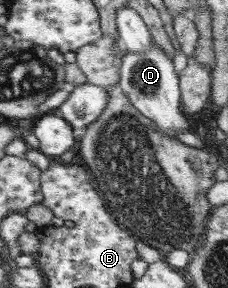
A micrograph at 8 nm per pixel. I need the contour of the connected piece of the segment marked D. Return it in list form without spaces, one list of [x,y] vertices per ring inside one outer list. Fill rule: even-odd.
[[[154,40],[147,51],[135,53],[127,50],[127,54],[123,60],[121,88],[136,108],[151,118],[165,135],[174,137],[176,132],[190,131],[190,117],[184,111],[179,74],[161,44]]]

